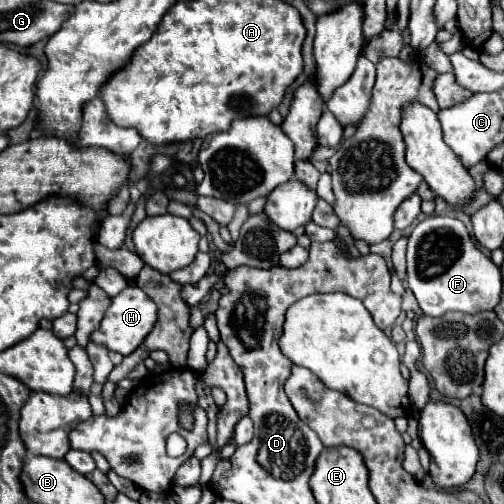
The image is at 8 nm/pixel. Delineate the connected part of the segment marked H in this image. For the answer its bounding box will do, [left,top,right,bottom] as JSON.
[91,287,157,355]

